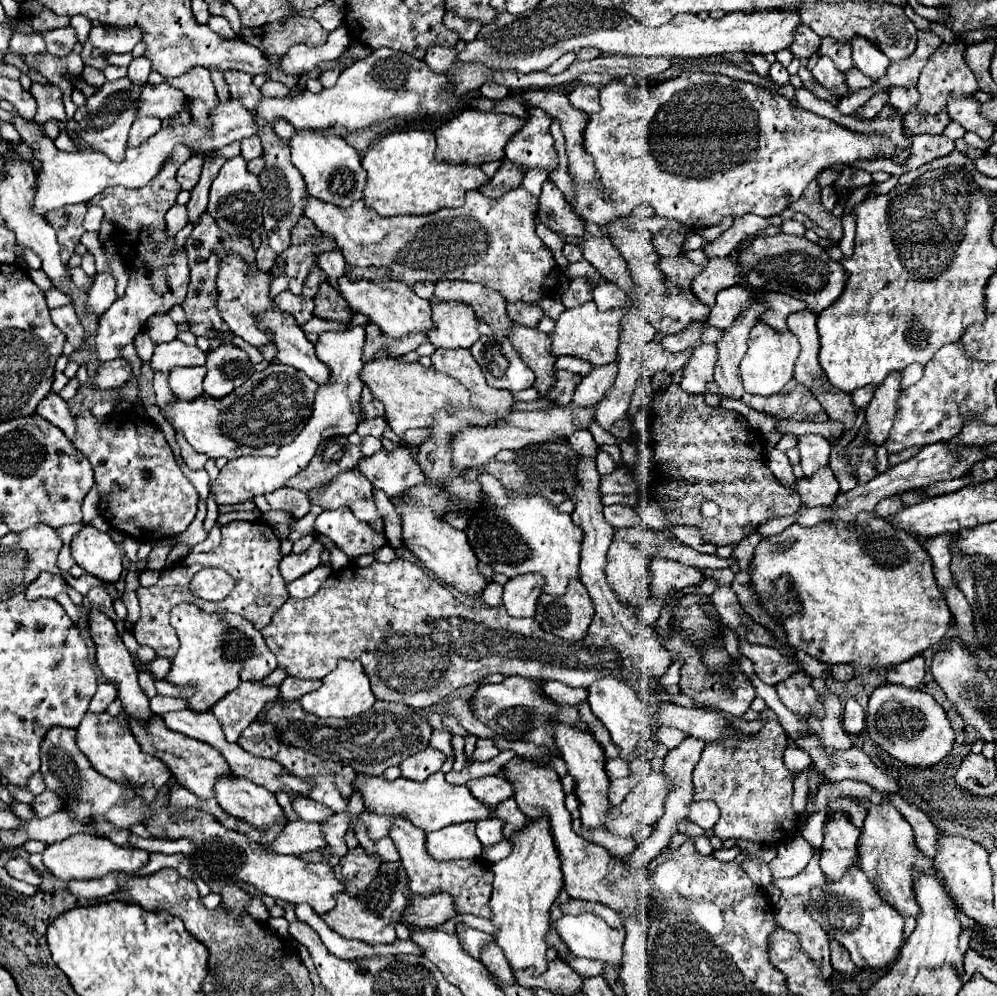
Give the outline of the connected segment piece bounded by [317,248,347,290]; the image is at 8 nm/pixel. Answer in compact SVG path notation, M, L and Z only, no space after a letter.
M333 248L333 252L323 252L317 260L317 266L327 274L327 282L339 290L339 278L345 274L345 258L341 256L339 248Z

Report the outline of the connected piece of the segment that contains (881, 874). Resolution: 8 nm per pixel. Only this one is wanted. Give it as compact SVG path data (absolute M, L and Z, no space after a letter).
M853 798L853 802L857 802L859 806L863 806L867 810L867 816L865 816L865 822L861 828L861 858L859 858L863 872L875 880L879 896L885 902L889 902L893 908L897 908L897 912L901 916L917 916L919 908L917 908L917 902L913 900L913 872L933 872L933 876L937 876L937 872L933 868L933 860L925 860L925 856L921 856L921 852L917 852L913 828L909 826L909 822L905 822L903 814L897 812L897 808L891 804L889 798L883 798L879 802L879 806L875 806L869 798Z

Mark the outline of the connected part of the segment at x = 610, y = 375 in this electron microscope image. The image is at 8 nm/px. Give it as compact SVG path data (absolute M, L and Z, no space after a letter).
M611 362L607 366L595 366L587 376L583 376L579 386L575 388L573 402L597 404L603 398L603 394L611 388L615 374L617 374L617 362Z

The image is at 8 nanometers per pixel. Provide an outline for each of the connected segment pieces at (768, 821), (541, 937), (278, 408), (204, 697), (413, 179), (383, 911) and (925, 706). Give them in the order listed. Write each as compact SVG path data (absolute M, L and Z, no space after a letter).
M767 708L759 718L765 724L755 736L705 746L693 770L693 800L713 800L719 806L721 816L713 832L721 840L745 838L759 844L783 844L789 836L799 834L799 820L791 804L795 774L783 764L787 734L775 712Z
M531 820L527 828L517 832L511 838L513 852L505 858L495 862L491 868L495 872L493 880L493 894L491 894L491 924L495 926L495 944L503 950L507 964L511 970L525 970L535 968L537 972L547 970L547 942L545 936L551 928L549 908L555 902L561 886L561 864L551 840L549 822L547 820Z
M269 364L263 372L255 372L241 388L233 390L231 394L223 396L221 400L213 400L209 396L199 396L195 400L183 400L175 398L161 408L161 414L165 420L175 428L175 432L181 432L185 440L193 446L195 452L203 452L209 458L239 458L239 456L275 456L281 444L289 444L297 432L305 426L305 420L309 420L309 412L313 410L313 396L319 386L313 384L303 372L297 372L293 366L283 364Z
M179 604L171 612L171 624L177 630L181 646L165 680L173 686L191 686L195 690L195 694L187 698L193 712L207 712L241 682L263 680L277 668L275 656L263 644L261 632L239 614L207 614L193 604Z
M415 128L373 140L365 152L363 168L367 172L363 202L379 216L423 216L441 208L461 206L465 192L477 190L487 180L479 166L439 162L435 158L435 134Z
M383 862L381 868L383 870L379 872L379 876L369 884L365 892L361 892L359 898L351 898L349 894L341 892L341 896L337 896L337 904L333 912L329 912L329 916L321 916L343 938L361 940L371 946L373 944L393 944L397 940L395 926L399 922L397 916L401 916L407 904L405 892L407 892L409 880L407 880L405 870L401 868L401 862Z
M895 684L879 686L871 694L867 708L867 732L887 754L915 768L931 768L943 762L955 746L955 732L945 710L933 700L933 696Z

